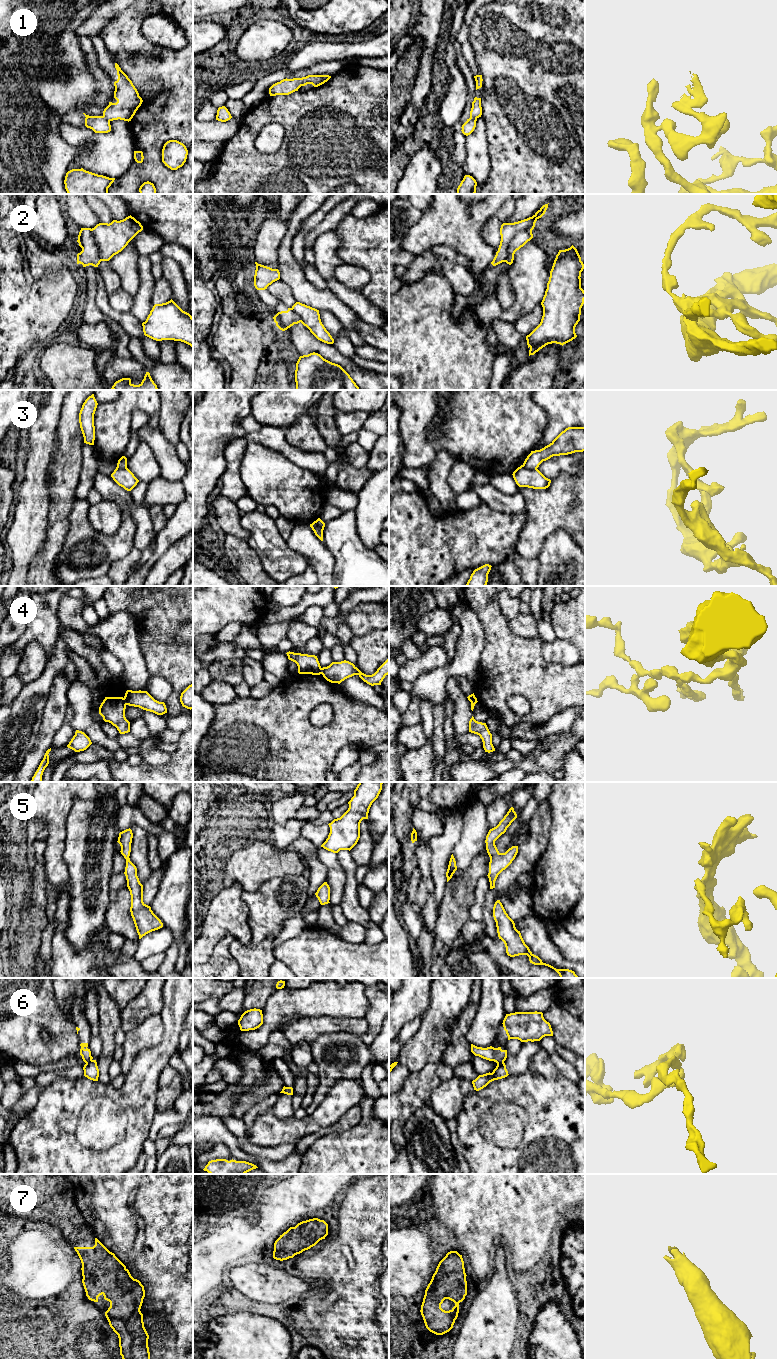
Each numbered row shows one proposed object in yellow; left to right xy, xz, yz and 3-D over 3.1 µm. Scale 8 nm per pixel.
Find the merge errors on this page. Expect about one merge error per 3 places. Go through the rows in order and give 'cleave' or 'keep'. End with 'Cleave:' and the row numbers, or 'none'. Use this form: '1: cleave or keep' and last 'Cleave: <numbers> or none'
1: cleave
2: cleave
3: cleave
4: cleave
5: keep
6: cleave
7: keep
Cleave: 1, 2, 3, 4, 6

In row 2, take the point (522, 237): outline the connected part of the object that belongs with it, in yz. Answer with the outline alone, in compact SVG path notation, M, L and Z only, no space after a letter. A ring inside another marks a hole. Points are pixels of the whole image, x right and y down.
M522 230L517 232L508 246L508 257L505 262L509 265L513 263L514 254L533 238L532 231Z

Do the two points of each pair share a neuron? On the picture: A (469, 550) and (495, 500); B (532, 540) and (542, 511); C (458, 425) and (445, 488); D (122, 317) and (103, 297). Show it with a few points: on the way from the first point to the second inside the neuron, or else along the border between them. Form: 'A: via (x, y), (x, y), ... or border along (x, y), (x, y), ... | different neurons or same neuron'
A: border along (482, 501), (495, 510), (514, 513) | different neurons
B: via (534, 533), (542, 518) | same neuron
C: border along (455, 459), (449, 453), (438, 450), (430, 463) | different neurons
D: via (116, 316), (103, 303) | same neuron

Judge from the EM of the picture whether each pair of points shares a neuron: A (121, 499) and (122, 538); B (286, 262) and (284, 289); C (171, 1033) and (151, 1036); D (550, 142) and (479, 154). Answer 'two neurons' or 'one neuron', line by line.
A: one neuron
B: two neurons
C: two neurons
D: two neurons

